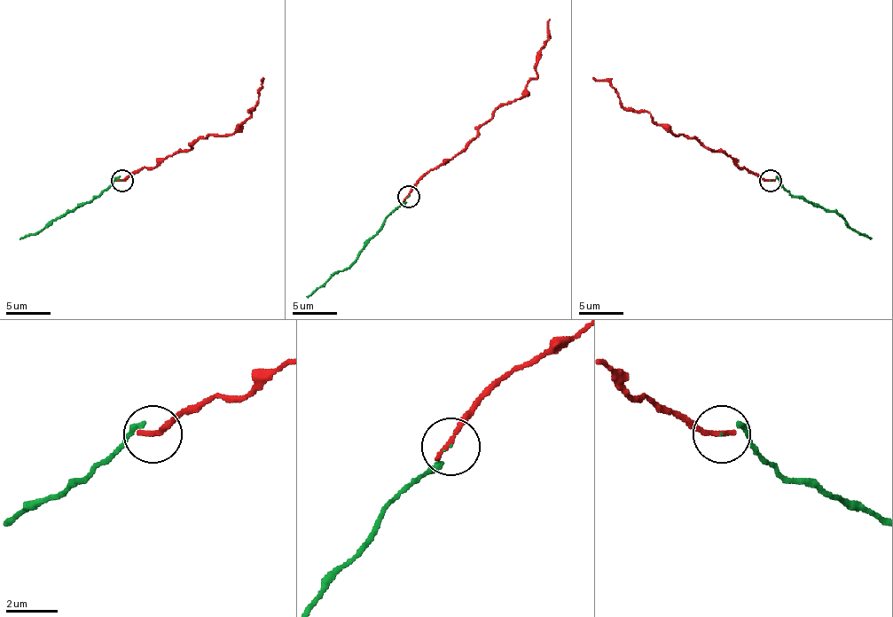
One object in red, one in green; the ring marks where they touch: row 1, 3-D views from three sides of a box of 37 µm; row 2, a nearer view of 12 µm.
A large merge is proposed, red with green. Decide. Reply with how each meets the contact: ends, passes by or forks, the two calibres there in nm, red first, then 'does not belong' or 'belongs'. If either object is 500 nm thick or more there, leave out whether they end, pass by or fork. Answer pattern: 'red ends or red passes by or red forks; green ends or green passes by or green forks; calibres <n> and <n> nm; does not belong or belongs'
red ends; green ends; calibres 200 and 40 nm; belongs

